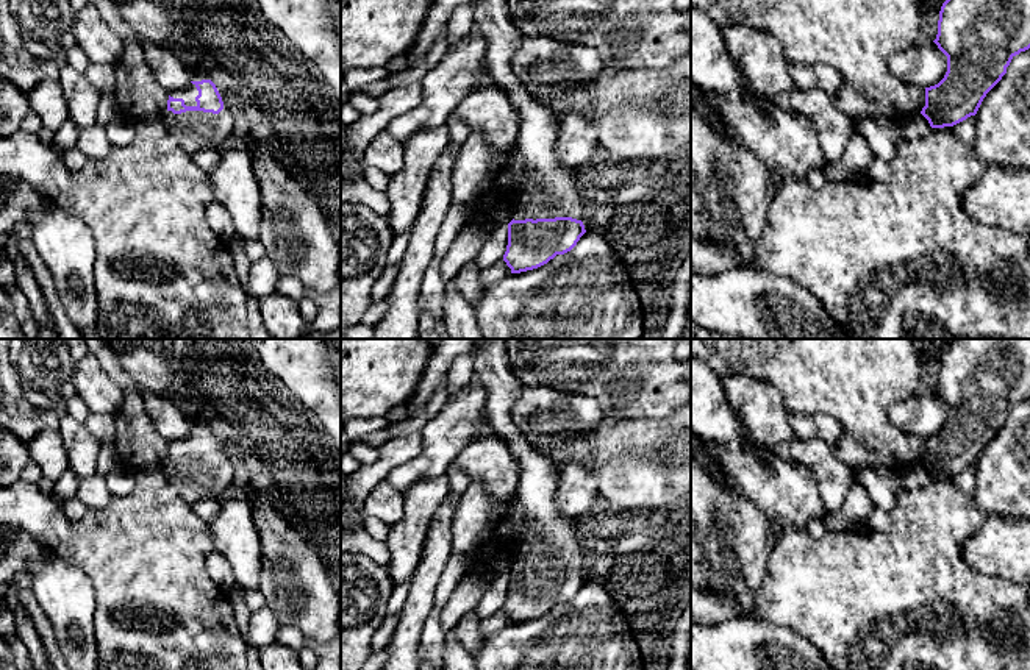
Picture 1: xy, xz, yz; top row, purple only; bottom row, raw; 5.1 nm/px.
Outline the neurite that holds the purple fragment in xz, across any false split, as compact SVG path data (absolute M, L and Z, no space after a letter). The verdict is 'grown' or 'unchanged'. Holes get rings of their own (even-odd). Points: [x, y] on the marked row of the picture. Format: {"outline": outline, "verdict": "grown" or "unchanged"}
{"outline": "M475 0L474 20L486 39L485 67L494 86L508 94L520 114L516 147L524 180L503 255L511 273L520 273L570 251L586 233L580 176L566 170L556 158L560 120L549 103L533 97L511 70L524 36L508 11L508 0Z", "verdict": "grown"}

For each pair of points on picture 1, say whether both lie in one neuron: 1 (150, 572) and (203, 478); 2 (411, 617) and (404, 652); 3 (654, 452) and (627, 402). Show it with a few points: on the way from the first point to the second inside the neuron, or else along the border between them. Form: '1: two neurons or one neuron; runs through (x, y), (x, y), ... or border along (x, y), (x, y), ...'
1: two neurons; border along (168, 483), (191, 506)
2: one neuron; runs through (410, 625), (405, 644)
3: two neurons; border along (672, 413), (657, 419), (605, 419)

